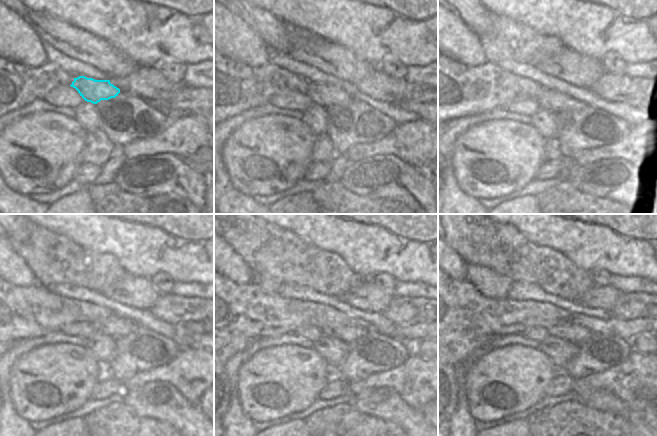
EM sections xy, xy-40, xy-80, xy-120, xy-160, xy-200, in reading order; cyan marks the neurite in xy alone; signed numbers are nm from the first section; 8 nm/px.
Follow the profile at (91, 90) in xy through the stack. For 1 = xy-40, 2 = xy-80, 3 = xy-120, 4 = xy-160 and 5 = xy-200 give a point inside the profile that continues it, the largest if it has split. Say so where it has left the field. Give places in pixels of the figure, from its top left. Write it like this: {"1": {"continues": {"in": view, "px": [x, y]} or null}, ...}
{"1": {"continues": {"in": "xy-40", "px": [324, 95]}}, "2": {"continues": {"in": "xy-80", "px": [551, 100]}}, "3": {"continues": {"in": "xy-120", "px": [114, 326]}}, "4": {"continues": {"in": "xy-160", "px": [348, 335]}}, "5": {"continues": {"in": "xy-200", "px": [576, 336]}}}

